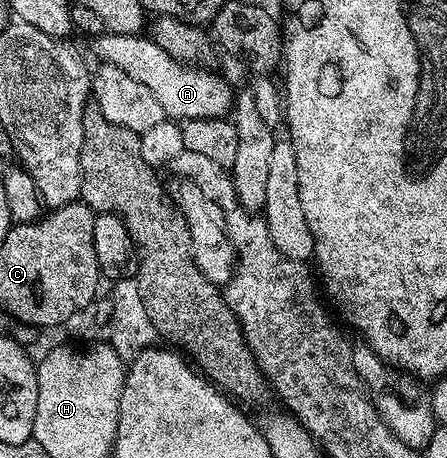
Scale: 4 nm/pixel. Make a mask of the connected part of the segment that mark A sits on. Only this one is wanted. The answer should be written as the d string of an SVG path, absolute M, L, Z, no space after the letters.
M103 33L93 40L94 51L102 63L116 65L124 69L132 81L140 81L156 101L160 101L163 112L171 120L183 119L220 119L231 110L235 92L218 75L202 71L201 66L178 63L171 55L164 53L153 39L145 34L111 35Z

